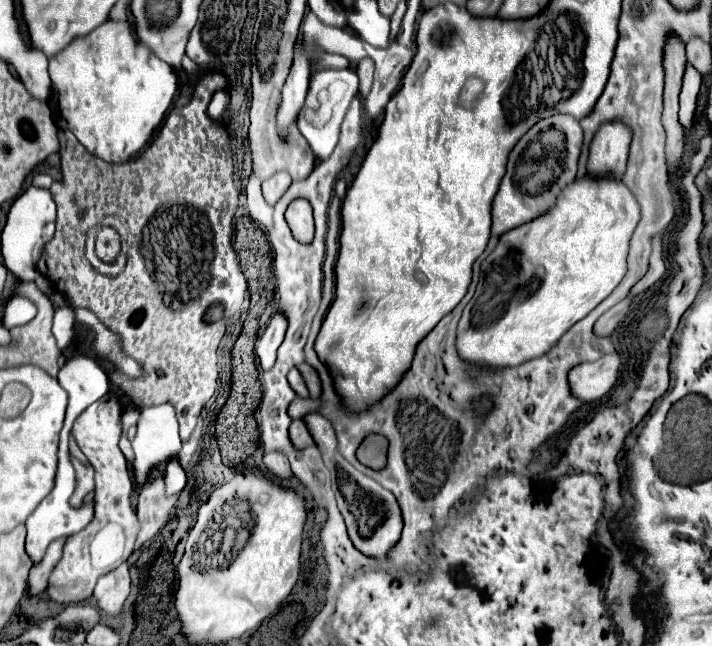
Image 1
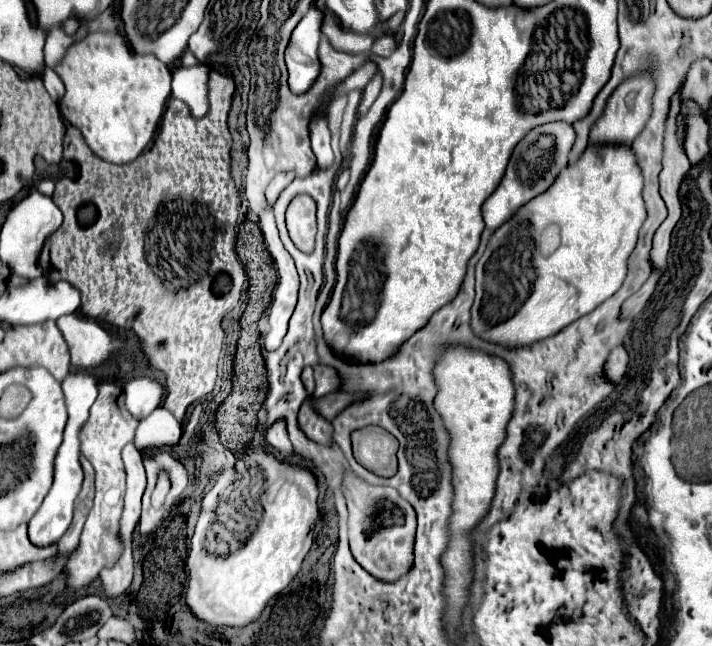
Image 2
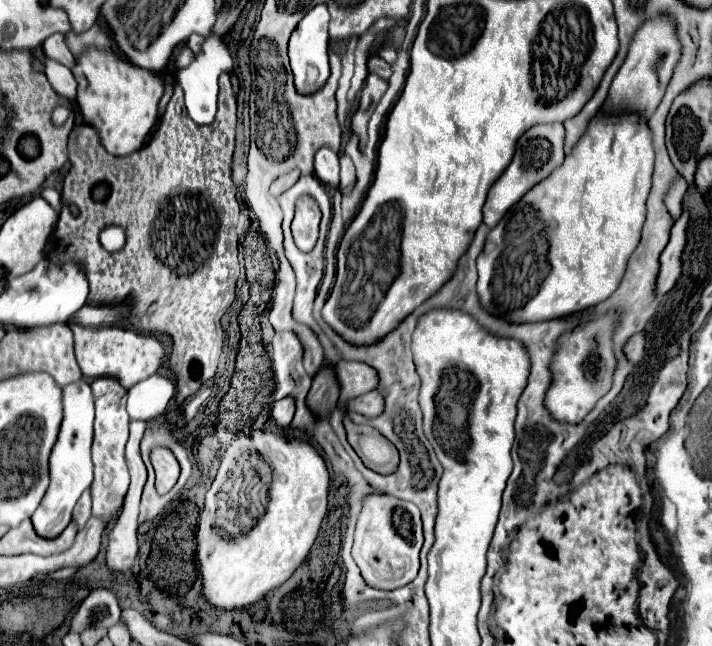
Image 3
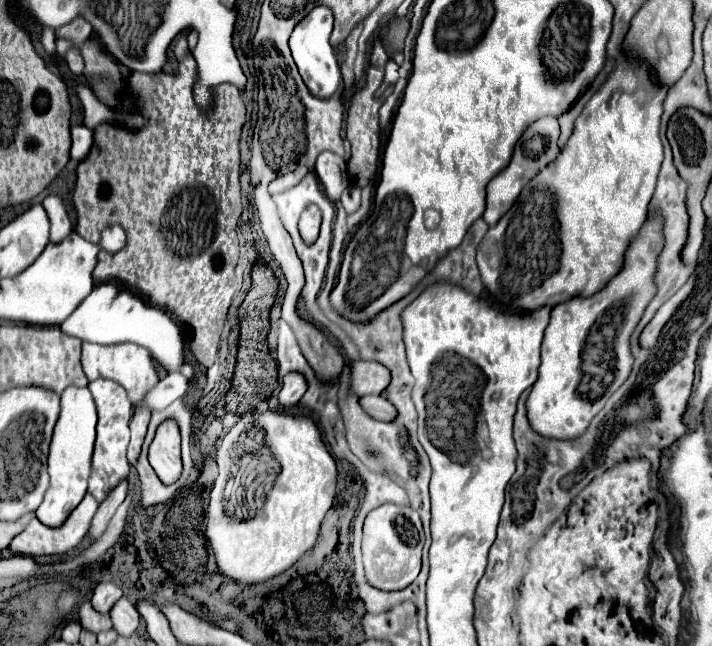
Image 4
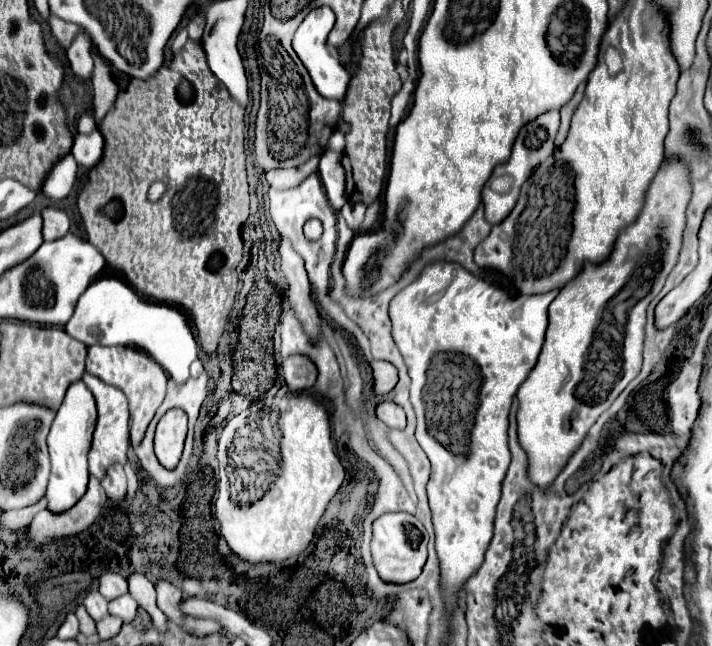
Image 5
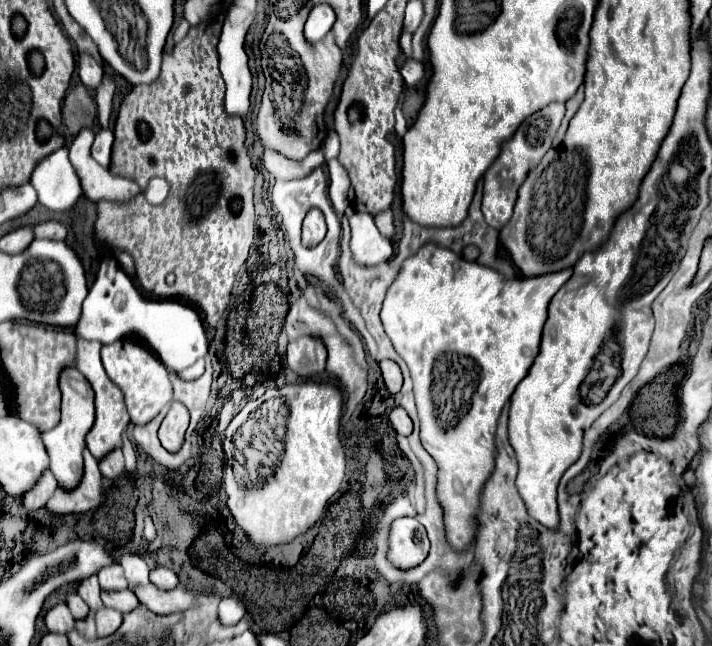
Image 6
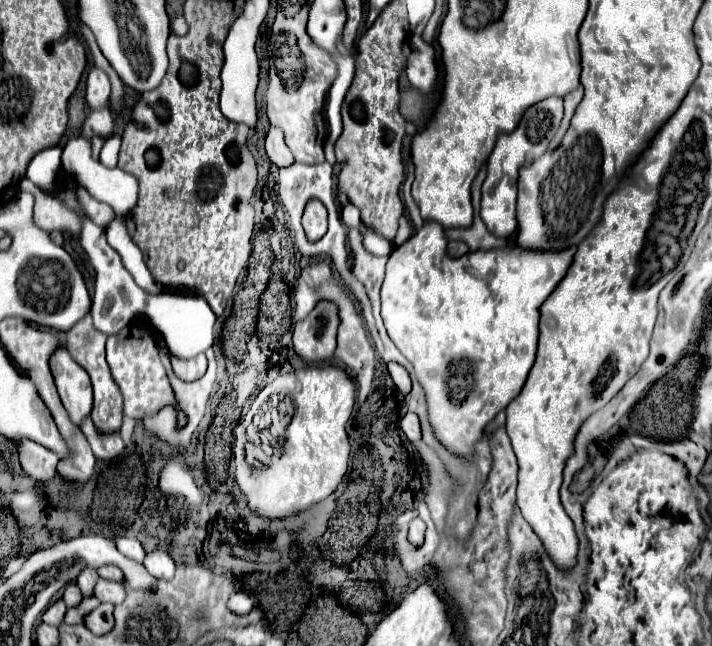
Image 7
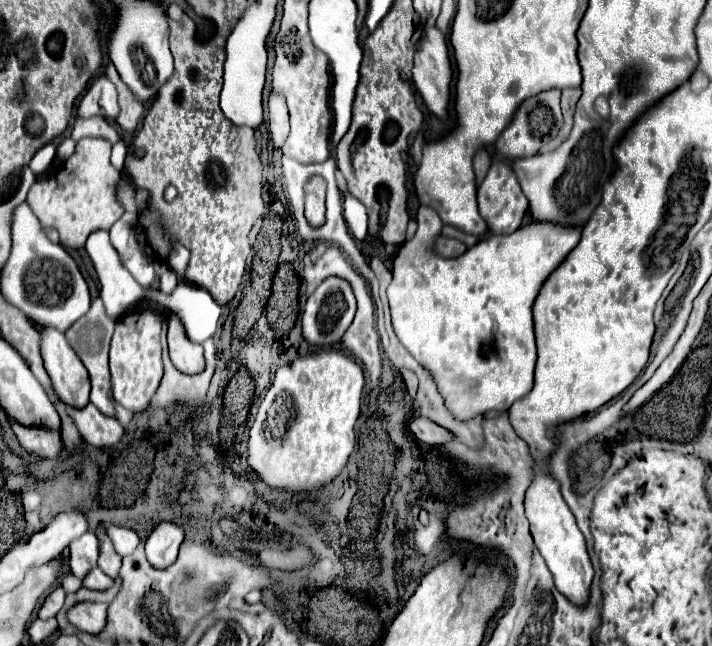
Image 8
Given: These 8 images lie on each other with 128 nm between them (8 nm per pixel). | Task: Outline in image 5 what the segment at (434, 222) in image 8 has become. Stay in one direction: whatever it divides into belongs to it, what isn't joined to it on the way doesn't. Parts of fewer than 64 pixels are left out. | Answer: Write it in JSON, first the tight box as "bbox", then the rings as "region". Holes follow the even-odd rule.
{"bbox":[390,262,558,608],"region":[[[434,262],[424,266],[418,278],[402,288],[390,302],[392,338],[412,378],[410,402],[418,418],[416,440],[432,464],[428,500],[436,532],[442,588],[450,608],[456,604],[460,586],[482,564],[484,552],[492,540],[500,484],[510,464],[506,434],[510,404],[518,386],[528,378],[538,360],[548,326],[548,306],[556,296],[558,288],[538,296],[508,296],[496,284],[460,268],[460,264]]]}

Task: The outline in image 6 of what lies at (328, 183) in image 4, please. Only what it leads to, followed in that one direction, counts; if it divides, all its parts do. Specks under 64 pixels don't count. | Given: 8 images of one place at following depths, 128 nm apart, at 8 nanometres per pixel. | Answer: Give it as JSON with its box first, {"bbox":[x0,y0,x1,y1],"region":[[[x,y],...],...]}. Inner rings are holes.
{"bbox":[328,160,350,216],"region":[[[338,160],[328,162],[328,174],[330,174],[330,200],[334,204],[336,214],[342,216],[346,206],[348,206],[346,192],[348,192],[350,180],[348,180],[348,174],[346,174],[346,170],[342,168],[342,164]]]}

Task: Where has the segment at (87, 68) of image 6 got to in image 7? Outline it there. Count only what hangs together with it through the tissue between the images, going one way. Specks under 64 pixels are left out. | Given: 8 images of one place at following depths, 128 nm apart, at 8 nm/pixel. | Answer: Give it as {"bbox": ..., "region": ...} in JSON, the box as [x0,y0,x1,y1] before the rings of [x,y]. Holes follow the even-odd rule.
{"bbox":[86,68,110,110],"region":[[[92,68],[86,80],[86,104],[90,110],[106,108],[110,102],[110,80],[100,68]]]}

